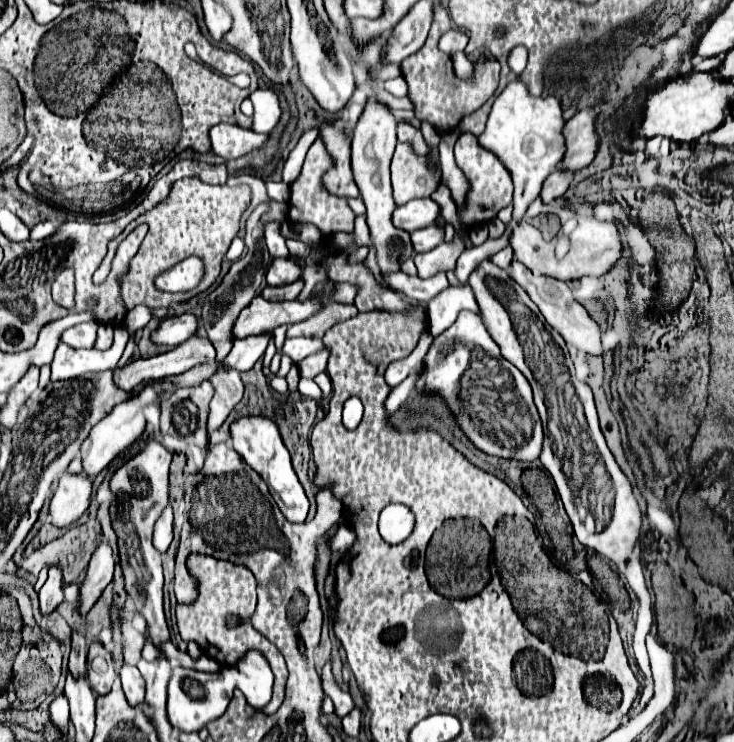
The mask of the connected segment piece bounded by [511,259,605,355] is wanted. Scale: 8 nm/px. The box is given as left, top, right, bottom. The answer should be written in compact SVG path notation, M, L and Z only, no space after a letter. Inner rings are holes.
M513 259L511 263L511 277L527 291L527 295L531 297L531 301L539 307L539 311L543 313L543 317L547 319L547 323L557 329L561 335L565 335L569 343L575 343L575 341L581 341L585 339L585 353L589 355L603 355L603 347L601 347L601 341L599 341L599 325L589 317L589 313L573 299L571 295L571 289L559 281L559 279L549 279L549 277L535 277L533 273L525 271L525 265L519 263L517 259ZM571 333L575 333L575 339L571 339Z

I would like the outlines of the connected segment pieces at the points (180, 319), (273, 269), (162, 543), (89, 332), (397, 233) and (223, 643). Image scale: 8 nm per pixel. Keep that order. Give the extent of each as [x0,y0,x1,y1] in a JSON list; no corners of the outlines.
[[149,315,197,347],[265,259,301,287],[153,505,173,553],[61,323,97,347],[353,99,413,271],[177,555,287,713]]

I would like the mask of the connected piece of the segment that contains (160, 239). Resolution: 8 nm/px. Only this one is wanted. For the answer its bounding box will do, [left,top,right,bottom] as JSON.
[93,177,251,309]

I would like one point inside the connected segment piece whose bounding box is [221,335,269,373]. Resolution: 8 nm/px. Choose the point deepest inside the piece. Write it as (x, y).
(244, 353)

